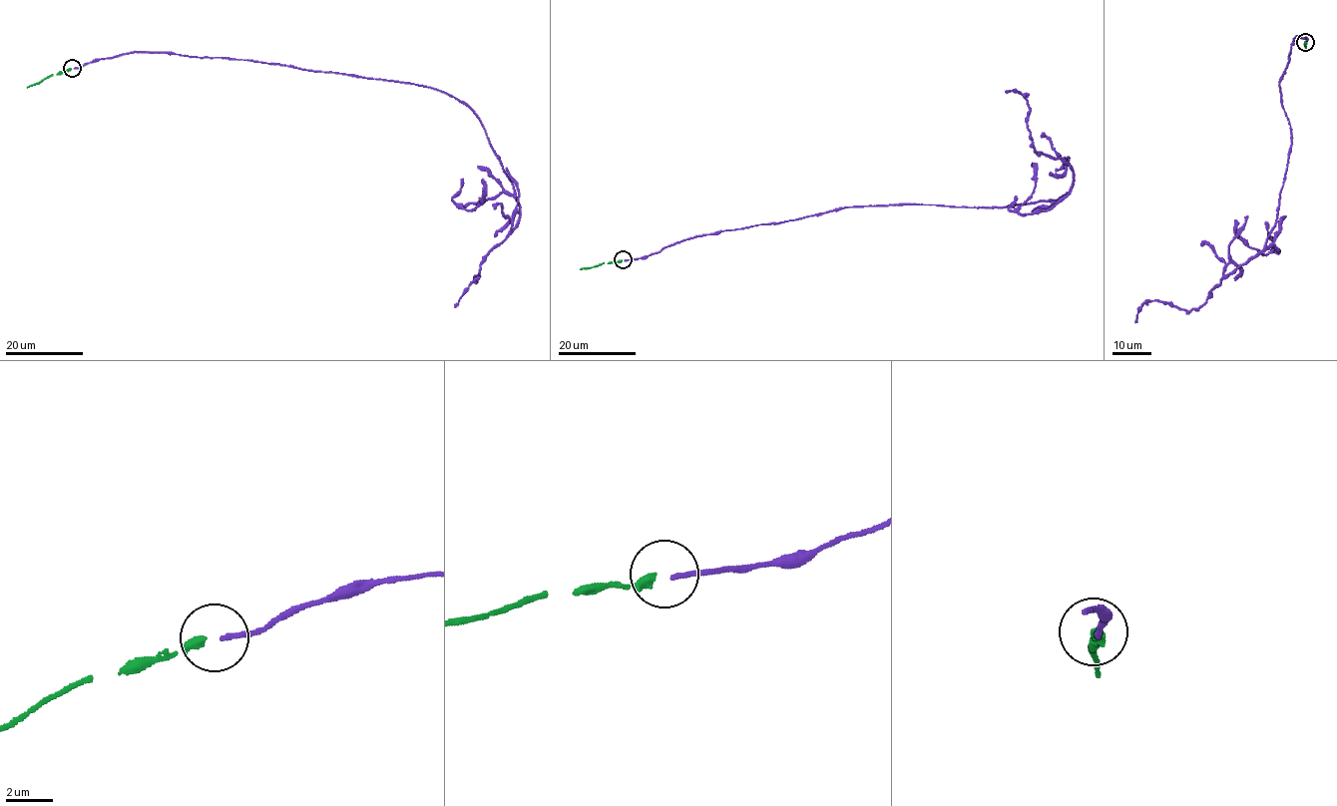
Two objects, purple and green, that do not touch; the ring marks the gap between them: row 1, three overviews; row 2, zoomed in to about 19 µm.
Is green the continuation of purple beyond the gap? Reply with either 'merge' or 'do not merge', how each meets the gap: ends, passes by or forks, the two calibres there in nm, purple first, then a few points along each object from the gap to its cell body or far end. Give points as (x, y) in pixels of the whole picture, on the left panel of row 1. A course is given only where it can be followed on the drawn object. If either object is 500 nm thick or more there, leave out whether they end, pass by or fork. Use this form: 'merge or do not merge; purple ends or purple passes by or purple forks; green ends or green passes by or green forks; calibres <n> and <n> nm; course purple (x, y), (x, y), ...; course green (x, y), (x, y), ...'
merge; purple ends; green ends; calibres 240 and 360 nm; course purple (74, 69), (133, 52), (228, 57), (410, 82), (463, 102), (512, 183), (520, 220), (454, 307); course green (71, 69), (27, 88)

